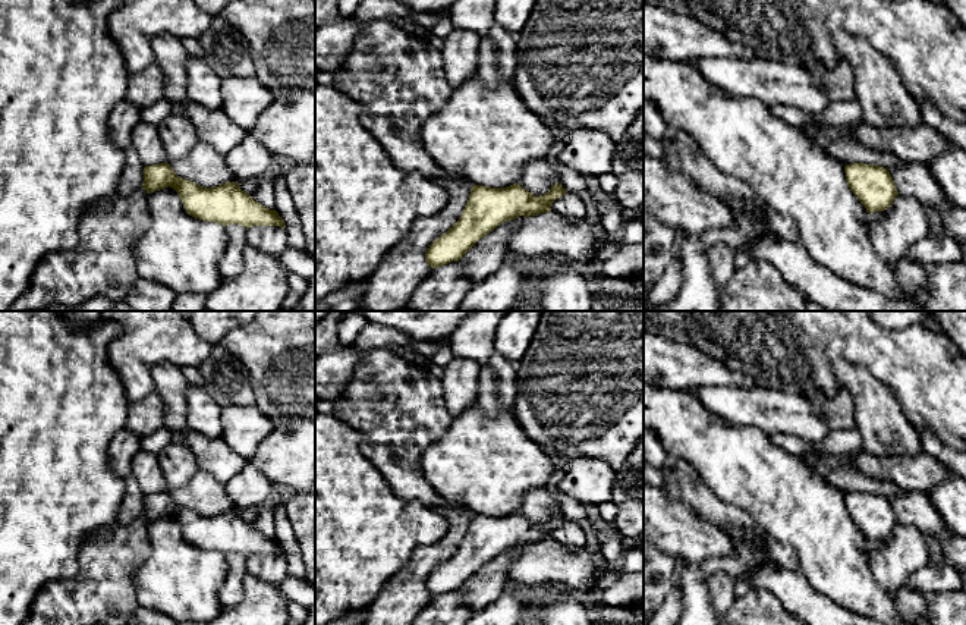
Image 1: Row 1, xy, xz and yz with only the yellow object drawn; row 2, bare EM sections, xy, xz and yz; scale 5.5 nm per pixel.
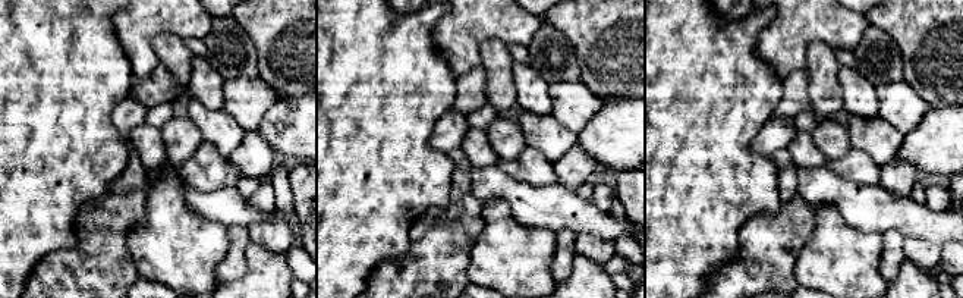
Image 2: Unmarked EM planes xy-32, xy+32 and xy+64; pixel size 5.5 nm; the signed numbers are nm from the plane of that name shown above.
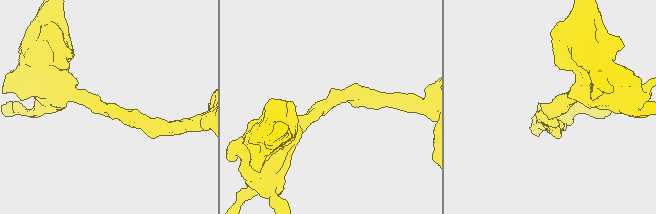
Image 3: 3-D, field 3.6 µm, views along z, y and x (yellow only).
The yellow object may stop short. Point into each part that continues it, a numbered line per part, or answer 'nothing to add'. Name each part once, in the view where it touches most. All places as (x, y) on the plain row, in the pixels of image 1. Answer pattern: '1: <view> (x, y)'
nothing to add

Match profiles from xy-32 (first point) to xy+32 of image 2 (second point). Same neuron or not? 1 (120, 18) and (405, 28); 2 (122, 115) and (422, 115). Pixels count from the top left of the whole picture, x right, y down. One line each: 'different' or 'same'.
1: different
2: different

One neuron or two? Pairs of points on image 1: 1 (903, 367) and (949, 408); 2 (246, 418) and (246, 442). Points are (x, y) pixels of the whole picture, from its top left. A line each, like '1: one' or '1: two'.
1: one
2: one

